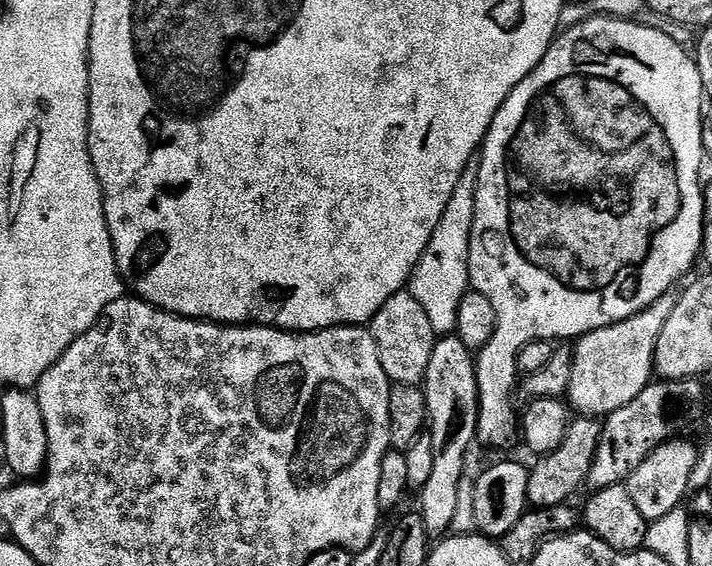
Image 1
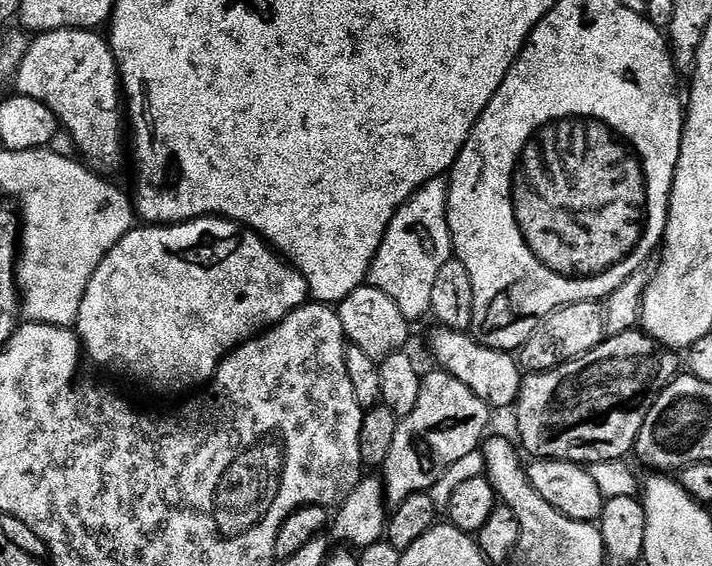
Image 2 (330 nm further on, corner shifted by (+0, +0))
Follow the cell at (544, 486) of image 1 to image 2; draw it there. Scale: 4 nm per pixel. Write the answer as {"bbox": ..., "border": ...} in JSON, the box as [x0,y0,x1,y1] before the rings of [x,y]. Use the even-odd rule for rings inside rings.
{"bbox":[514,330,682,466],"border":[[[633,330],[631,332],[623,332],[617,336],[608,336],[594,350],[590,350],[582,358],[566,362],[562,366],[558,366],[554,370],[546,370],[545,372],[533,372],[525,375],[520,382],[520,396],[514,405],[514,413],[516,412],[516,432],[520,435],[519,443],[524,443],[523,451],[529,452],[529,457],[539,458],[541,460],[569,460],[572,464],[582,464],[591,466],[598,462],[610,462],[611,460],[623,460],[635,449],[636,439],[642,430],[642,422],[646,422],[646,414],[650,414],[650,406],[654,406],[654,402],[658,398],[658,394],[662,394],[662,390],[666,390],[666,386],[674,379],[682,368],[682,360],[680,360],[675,351],[671,348],[663,347],[654,337],[648,335],[643,330]]]}

